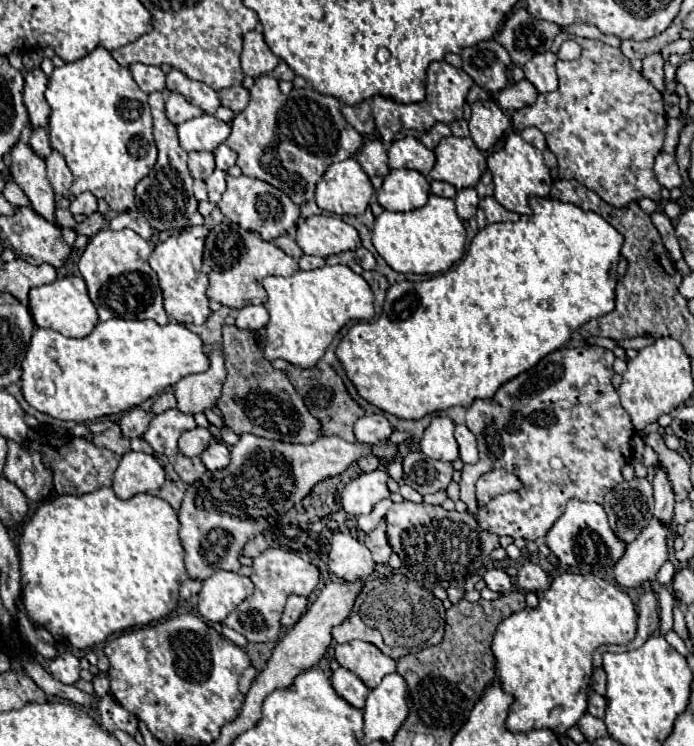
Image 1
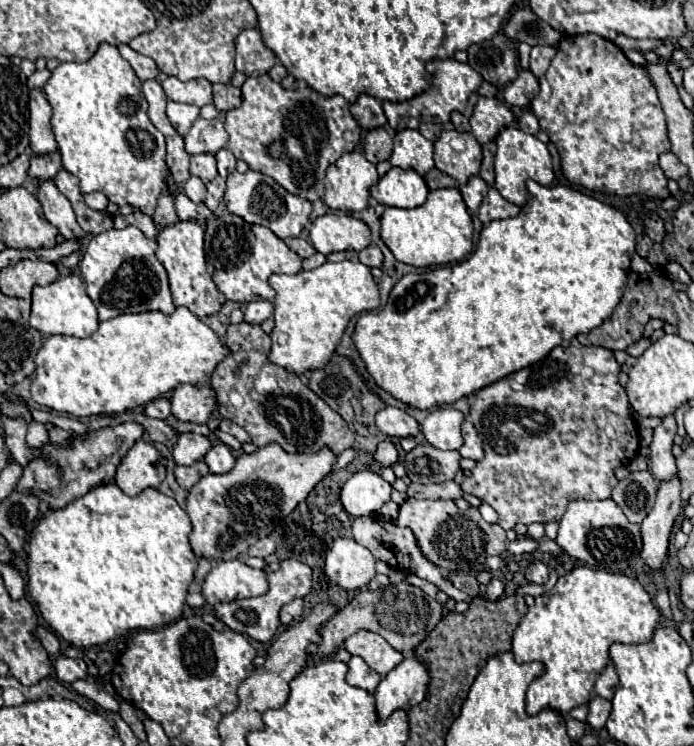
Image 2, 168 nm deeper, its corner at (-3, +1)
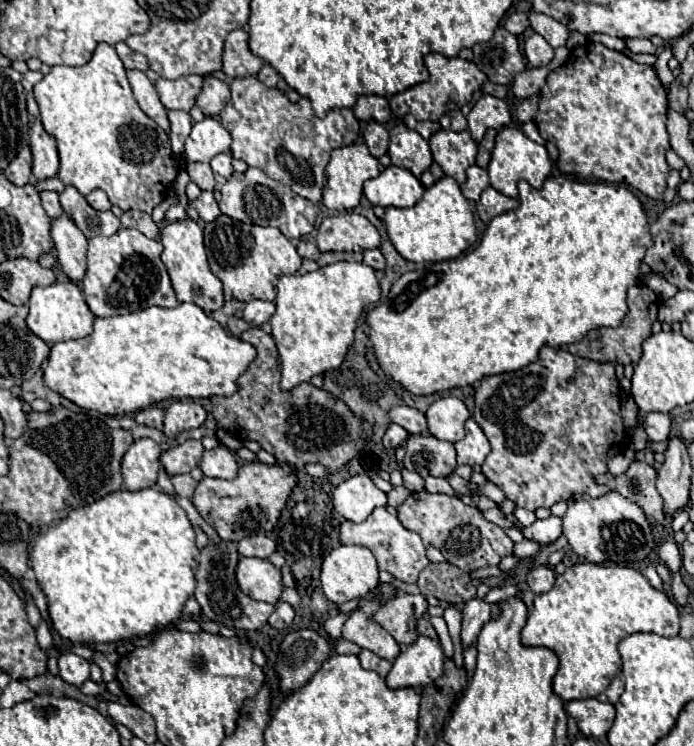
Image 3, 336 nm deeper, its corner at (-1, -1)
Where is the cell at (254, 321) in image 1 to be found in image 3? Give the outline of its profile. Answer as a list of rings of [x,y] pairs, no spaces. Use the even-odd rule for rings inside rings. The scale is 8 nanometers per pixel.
[[[249,301],[243,309],[243,319],[249,325],[263,325],[271,319],[273,313],[275,313],[273,301]]]

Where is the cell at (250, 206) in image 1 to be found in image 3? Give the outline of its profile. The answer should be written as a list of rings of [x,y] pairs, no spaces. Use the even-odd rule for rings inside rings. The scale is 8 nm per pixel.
[[[255,167],[247,169],[245,173],[235,173],[221,187],[219,209],[221,209],[221,213],[225,213],[227,217],[231,217],[235,221],[263,225],[263,227],[267,227],[267,225],[277,227],[287,239],[299,239],[299,237],[311,233],[315,229],[315,219],[319,213],[317,203],[311,203],[311,201],[299,197],[287,185],[281,185],[279,181],[267,177],[261,169],[255,169]],[[251,171],[257,173],[257,179],[253,179],[255,175],[249,177]]]

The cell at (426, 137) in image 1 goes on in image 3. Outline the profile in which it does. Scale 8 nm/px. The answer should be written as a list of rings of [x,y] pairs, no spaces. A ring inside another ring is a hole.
[[[411,115],[405,117],[405,123],[411,129],[415,129],[419,135],[423,135],[423,139],[429,139],[433,135],[433,131],[435,131],[435,123],[431,123],[431,121],[415,121]]]

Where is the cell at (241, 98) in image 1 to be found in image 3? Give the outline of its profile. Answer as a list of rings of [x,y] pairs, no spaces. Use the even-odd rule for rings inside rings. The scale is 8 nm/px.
[[[203,77],[201,93],[197,95],[195,105],[207,115],[207,117],[217,117],[221,109],[227,105],[231,93],[229,85],[225,81],[219,81],[215,77]]]

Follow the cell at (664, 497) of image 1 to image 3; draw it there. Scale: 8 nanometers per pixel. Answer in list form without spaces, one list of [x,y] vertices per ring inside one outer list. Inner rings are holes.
[[[649,413],[645,417],[645,431],[651,441],[665,441],[671,433],[671,417],[667,413]]]

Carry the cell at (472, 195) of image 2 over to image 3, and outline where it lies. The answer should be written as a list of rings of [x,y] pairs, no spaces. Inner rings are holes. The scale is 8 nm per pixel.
[[[471,165],[467,169],[467,181],[465,185],[461,187],[463,189],[463,195],[469,199],[469,201],[479,201],[479,195],[481,191],[489,187],[489,177],[487,177],[487,171],[481,169],[479,165]]]

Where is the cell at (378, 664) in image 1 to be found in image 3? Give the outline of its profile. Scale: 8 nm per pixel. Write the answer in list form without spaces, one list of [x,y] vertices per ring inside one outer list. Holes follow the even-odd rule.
[[[381,583],[379,591],[371,599],[361,599],[357,609],[345,621],[343,639],[373,651],[383,659],[393,661],[401,653],[401,647],[387,629],[383,629],[373,621],[373,613],[377,613],[377,609],[381,609],[395,595],[397,595],[397,589],[391,583]]]

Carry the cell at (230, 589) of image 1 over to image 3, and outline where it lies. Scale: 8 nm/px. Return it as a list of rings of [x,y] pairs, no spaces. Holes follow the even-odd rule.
[[[241,557],[237,565],[237,583],[245,595],[265,603],[277,603],[283,593],[281,569],[269,559]]]

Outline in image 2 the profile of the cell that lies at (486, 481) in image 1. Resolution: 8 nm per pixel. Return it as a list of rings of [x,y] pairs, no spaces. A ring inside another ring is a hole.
[[[407,499],[399,507],[399,527],[409,527],[415,533],[415,539],[419,543],[419,549],[423,551],[425,559],[431,559],[439,569],[449,571],[463,571],[471,573],[481,571],[487,557],[503,555],[507,551],[507,535],[499,525],[487,523],[477,507],[469,509],[457,509],[453,501],[419,501],[419,499]]]

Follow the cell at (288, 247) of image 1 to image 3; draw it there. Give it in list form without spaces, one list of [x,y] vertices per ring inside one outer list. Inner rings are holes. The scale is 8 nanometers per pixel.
[[[299,241],[297,243],[297,251],[299,251],[299,255],[301,257],[307,257],[307,259],[319,259],[321,257],[321,251],[317,249],[317,245],[315,243],[311,243],[311,241]]]

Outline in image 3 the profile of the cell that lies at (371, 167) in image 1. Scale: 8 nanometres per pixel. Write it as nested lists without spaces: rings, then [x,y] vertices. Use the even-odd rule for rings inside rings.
[[[369,121],[367,127],[365,127],[363,137],[365,137],[365,145],[369,147],[371,155],[381,157],[381,155],[387,153],[387,149],[389,149],[389,133],[381,123]]]

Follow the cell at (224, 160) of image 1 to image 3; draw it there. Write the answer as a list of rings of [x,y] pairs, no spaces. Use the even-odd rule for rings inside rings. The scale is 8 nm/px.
[[[217,155],[211,159],[211,169],[215,173],[217,185],[221,187],[231,175],[233,175],[233,165],[231,165],[231,155]]]

